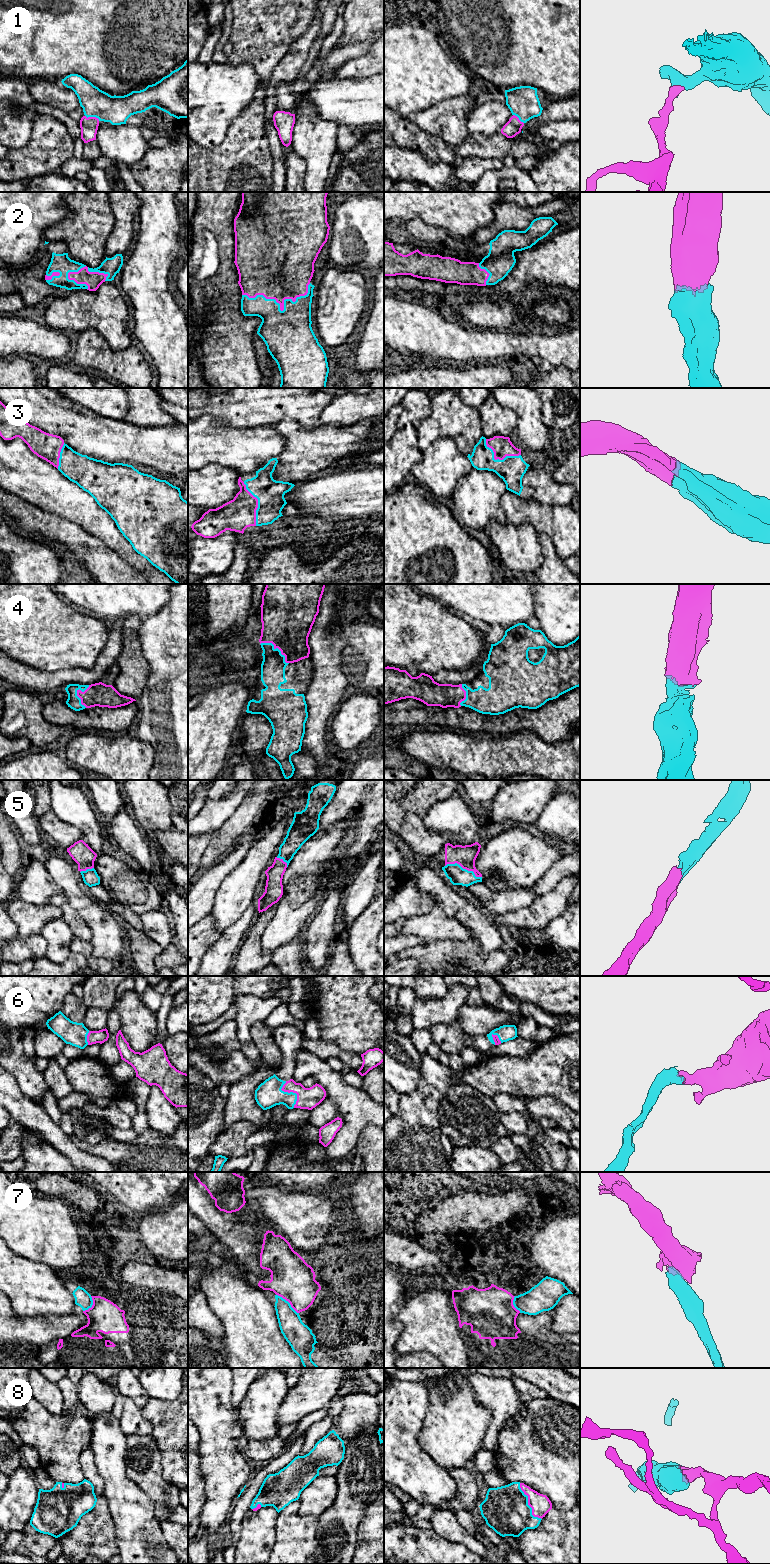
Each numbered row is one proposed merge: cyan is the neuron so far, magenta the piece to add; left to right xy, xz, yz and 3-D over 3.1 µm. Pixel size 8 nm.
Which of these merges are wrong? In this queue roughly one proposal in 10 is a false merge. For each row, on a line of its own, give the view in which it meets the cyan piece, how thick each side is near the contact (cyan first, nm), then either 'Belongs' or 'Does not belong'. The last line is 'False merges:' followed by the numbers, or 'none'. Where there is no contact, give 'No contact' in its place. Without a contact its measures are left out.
1: Touches cyan in xy. Thickness 220 nm (cyan) against 140 nm. Belongs
2: Touches cyan in xz. Thickness 400 nm (cyan) against 320 nm. Belongs
3: Touches cyan in yz. Thickness 220 nm (cyan) against 160 nm. Belongs
4: Touches cyan in xz. Thickness 190 nm (cyan) against 420 nm. Belongs
5: Touches cyan in yz. Thickness 140 nm (cyan) against 170 nm. Belongs
6: Touches cyan in xz. Thickness 200 nm (cyan) against 180 nm. Belongs
7: Touches cyan in xz. Thickness 200 nm (cyan) against 340 nm. Does not belong
8: Touches cyan in yz. Thickness 380 nm (cyan) against 160 nm. Belongs
False merges: 7

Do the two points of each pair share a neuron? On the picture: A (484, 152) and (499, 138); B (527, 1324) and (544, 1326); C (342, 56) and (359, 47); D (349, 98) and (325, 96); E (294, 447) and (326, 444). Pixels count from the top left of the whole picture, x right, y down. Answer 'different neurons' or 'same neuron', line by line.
A: same neuron
B: same neuron
C: same neuron
D: same neuron
E: same neuron

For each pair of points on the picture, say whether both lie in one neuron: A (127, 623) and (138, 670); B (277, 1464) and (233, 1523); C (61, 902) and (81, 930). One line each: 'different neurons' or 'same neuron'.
A: same neuron
B: same neuron
C: same neuron

